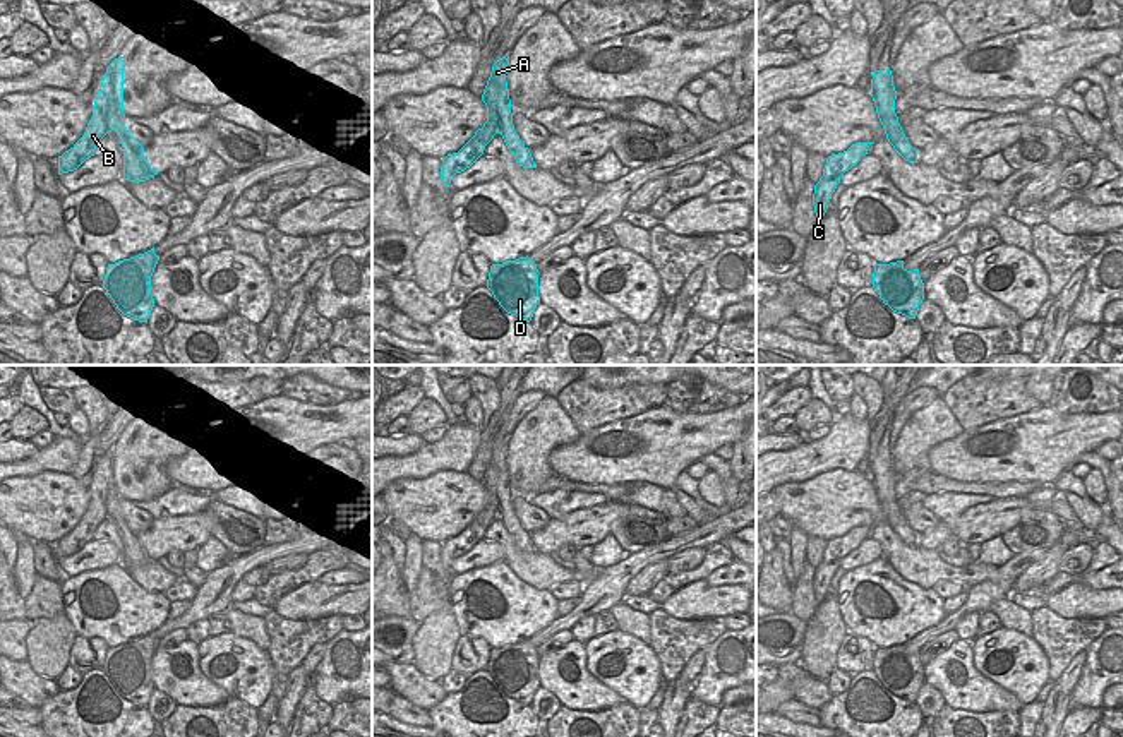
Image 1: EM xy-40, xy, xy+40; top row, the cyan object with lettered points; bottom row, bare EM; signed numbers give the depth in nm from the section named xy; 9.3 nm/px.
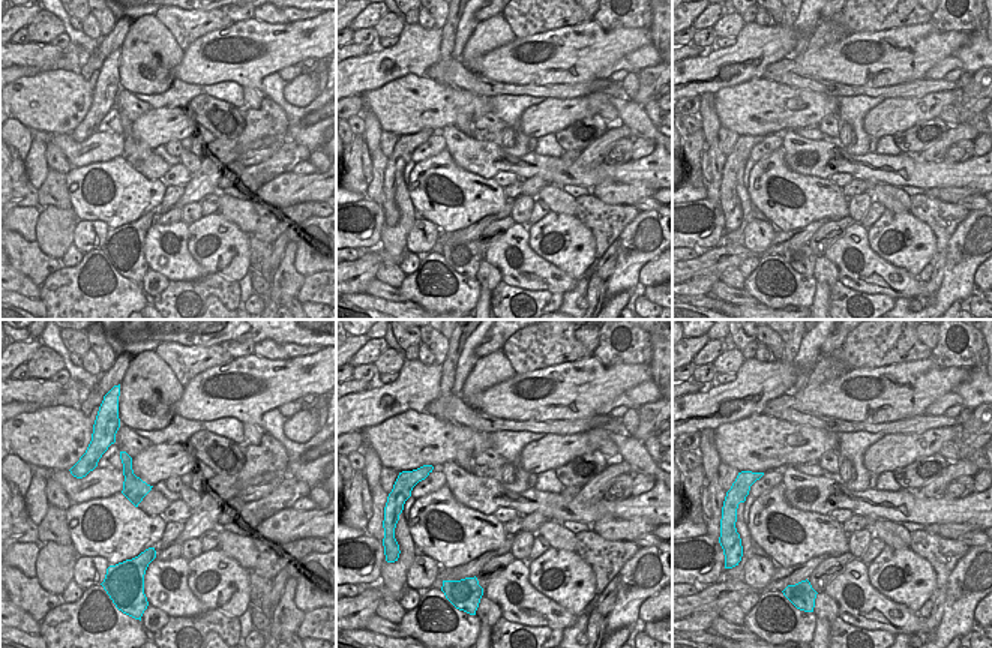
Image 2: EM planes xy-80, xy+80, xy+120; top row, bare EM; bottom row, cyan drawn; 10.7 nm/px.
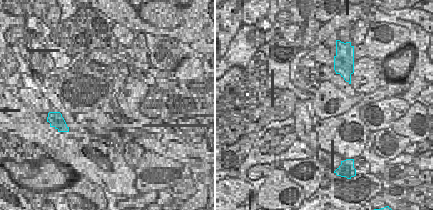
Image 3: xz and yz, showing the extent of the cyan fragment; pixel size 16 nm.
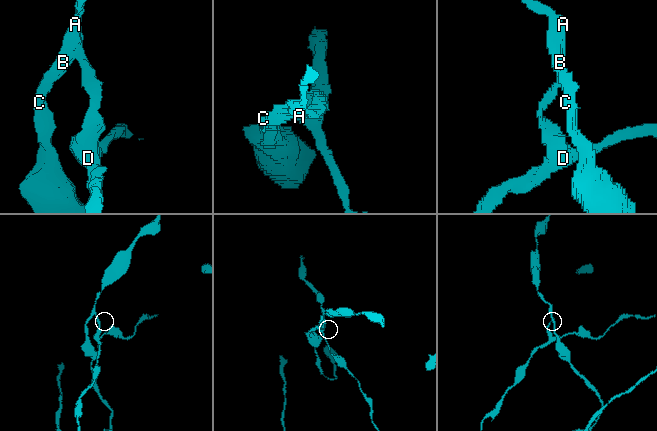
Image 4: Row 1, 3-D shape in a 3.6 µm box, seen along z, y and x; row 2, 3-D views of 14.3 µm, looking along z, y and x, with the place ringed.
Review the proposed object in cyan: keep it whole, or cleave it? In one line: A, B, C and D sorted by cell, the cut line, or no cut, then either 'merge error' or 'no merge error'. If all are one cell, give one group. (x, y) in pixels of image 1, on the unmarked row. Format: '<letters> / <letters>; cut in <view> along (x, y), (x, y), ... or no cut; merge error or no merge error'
A D / B C; cut in xy along (486, 470), (486, 487), (494, 497), (499, 515); merge error

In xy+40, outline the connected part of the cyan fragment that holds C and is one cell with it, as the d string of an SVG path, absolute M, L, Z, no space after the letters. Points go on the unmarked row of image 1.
M856 526L847 535L826 542L823 560L814 569L813 578L813 590L818 603L825 600L832 578L840 567L840 560L856 550L862 540L868 538L871 528L874 526Z

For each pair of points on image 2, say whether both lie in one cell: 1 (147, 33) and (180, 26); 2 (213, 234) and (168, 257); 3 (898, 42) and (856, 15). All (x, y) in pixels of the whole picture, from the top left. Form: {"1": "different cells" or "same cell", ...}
{"1": "different cells", "2": "different cells", "3": "different cells"}

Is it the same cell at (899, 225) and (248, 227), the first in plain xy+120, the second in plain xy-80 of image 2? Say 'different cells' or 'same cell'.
different cells

